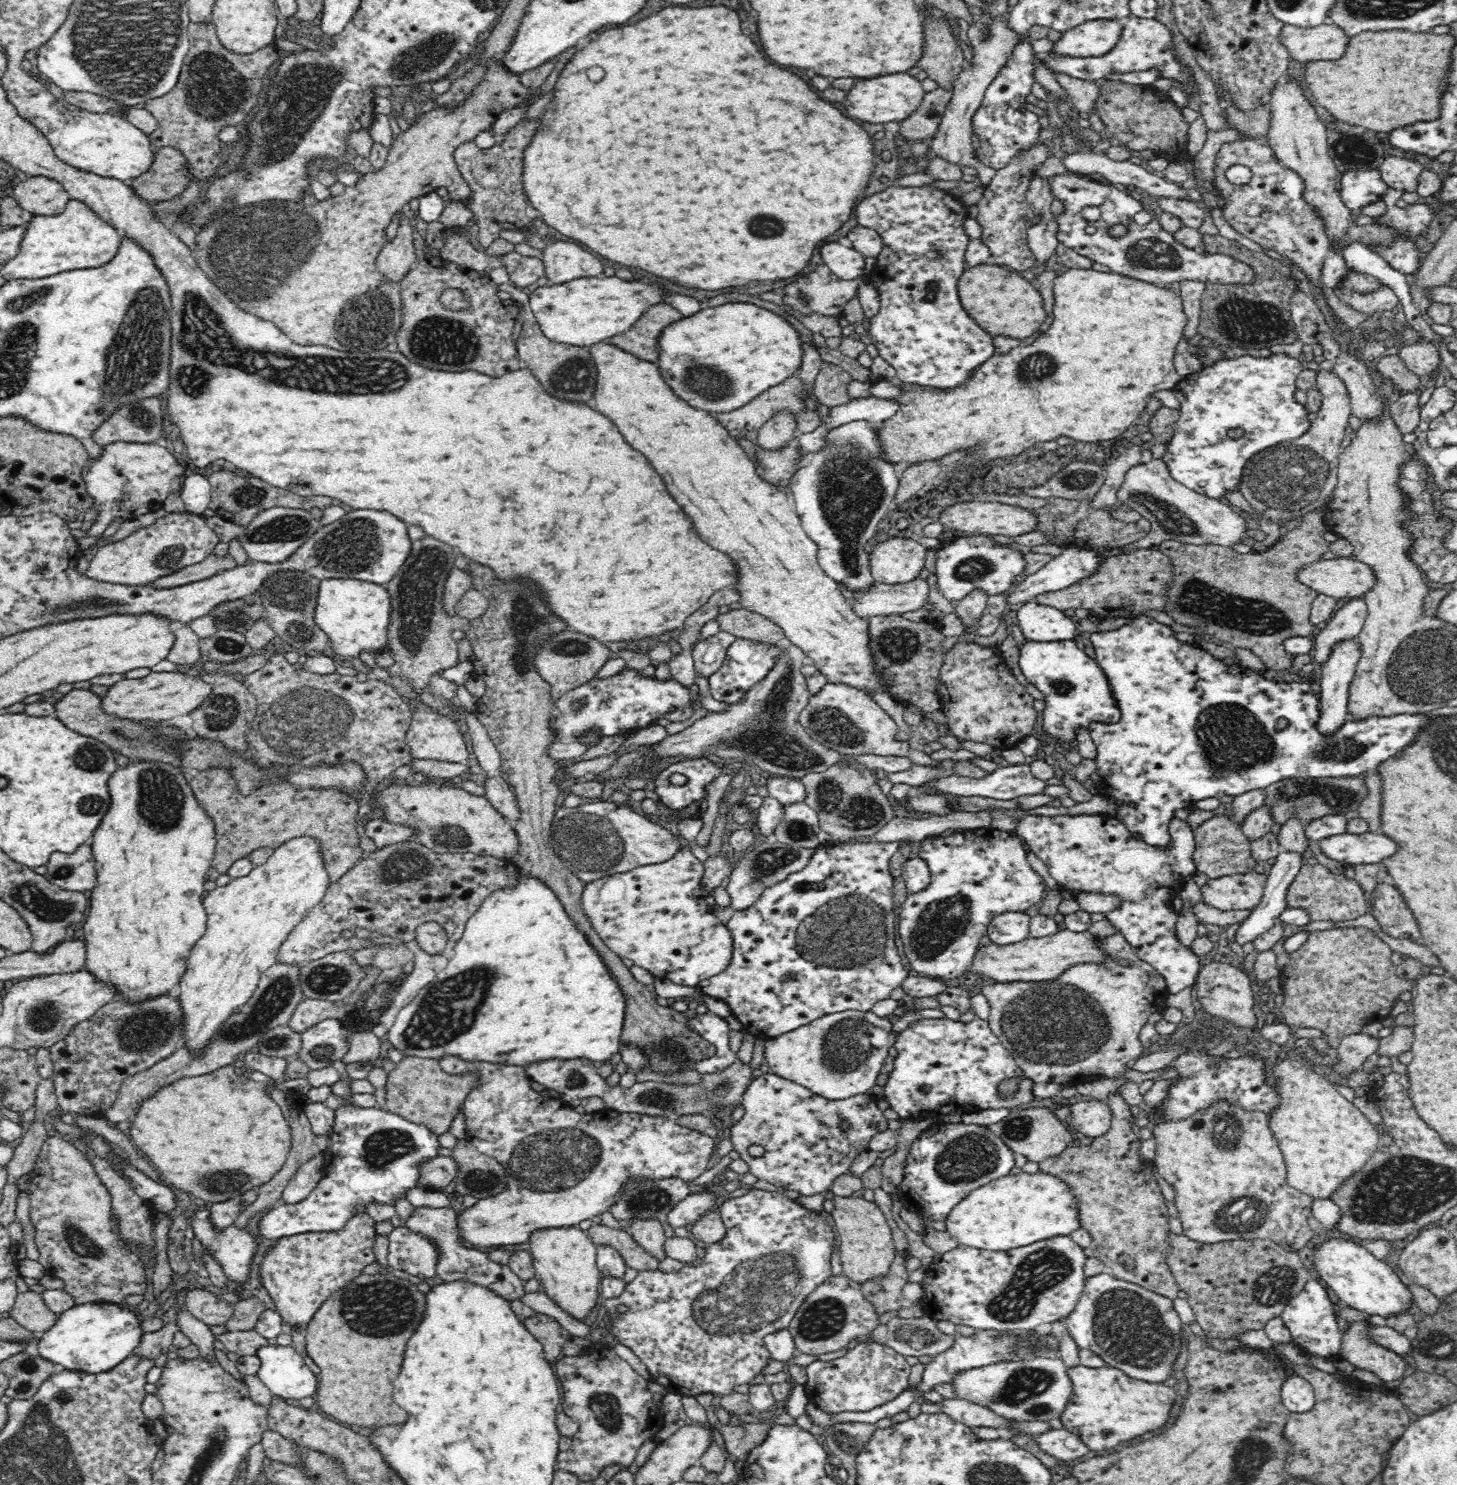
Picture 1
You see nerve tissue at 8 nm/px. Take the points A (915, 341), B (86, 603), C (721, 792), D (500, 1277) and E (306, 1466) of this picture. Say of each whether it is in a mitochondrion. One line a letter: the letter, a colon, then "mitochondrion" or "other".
A: other
B: mitochondrion
C: other
D: other
E: other

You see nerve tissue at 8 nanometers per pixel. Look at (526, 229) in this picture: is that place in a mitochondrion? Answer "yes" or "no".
no

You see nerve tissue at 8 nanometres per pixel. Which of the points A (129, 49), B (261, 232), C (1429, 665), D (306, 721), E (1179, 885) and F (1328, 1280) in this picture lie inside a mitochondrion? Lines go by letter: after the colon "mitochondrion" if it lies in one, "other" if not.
A: mitochondrion
B: mitochondrion
C: mitochondrion
D: mitochondrion
E: other
F: other

